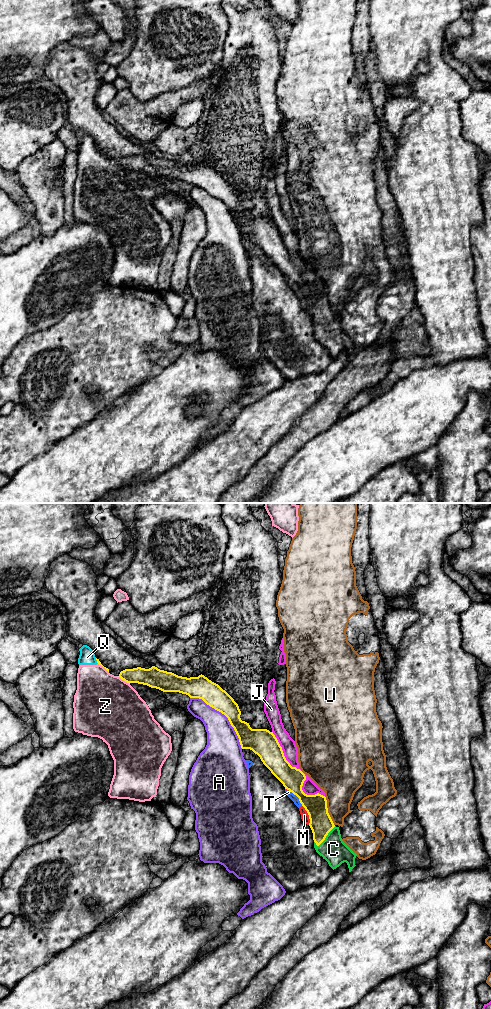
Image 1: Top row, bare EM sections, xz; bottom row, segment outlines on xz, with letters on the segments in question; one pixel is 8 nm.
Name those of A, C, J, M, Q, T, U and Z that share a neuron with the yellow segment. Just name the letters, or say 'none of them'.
C

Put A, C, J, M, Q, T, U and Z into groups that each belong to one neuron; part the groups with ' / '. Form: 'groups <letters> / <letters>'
groups A / C / J / M T / Q Z / U

